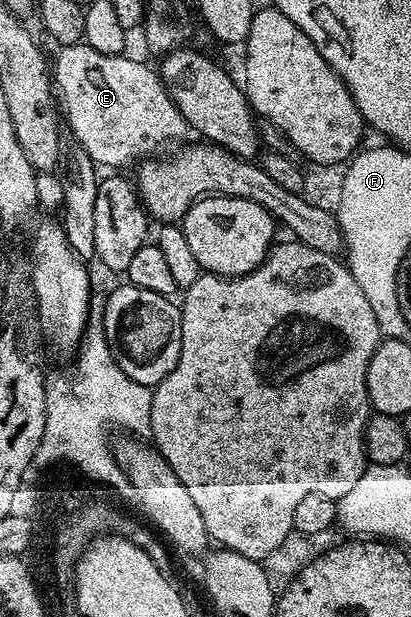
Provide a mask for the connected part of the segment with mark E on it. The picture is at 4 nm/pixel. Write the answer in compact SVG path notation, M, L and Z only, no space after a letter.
M83 42L61 47L57 52L60 53L56 56L56 66L54 62L54 84L62 101L62 112L66 117L67 127L72 129L73 137L80 147L86 150L93 164L97 166L109 164L112 167L109 169L119 169L116 168L119 164L128 164L136 159L139 161L155 153L152 151L159 144L164 144L167 140L176 140L184 131L189 131L190 125L181 114L176 101L168 95L163 79L159 75L155 76L146 65L131 60L128 54L118 56L98 54L98 50Z

